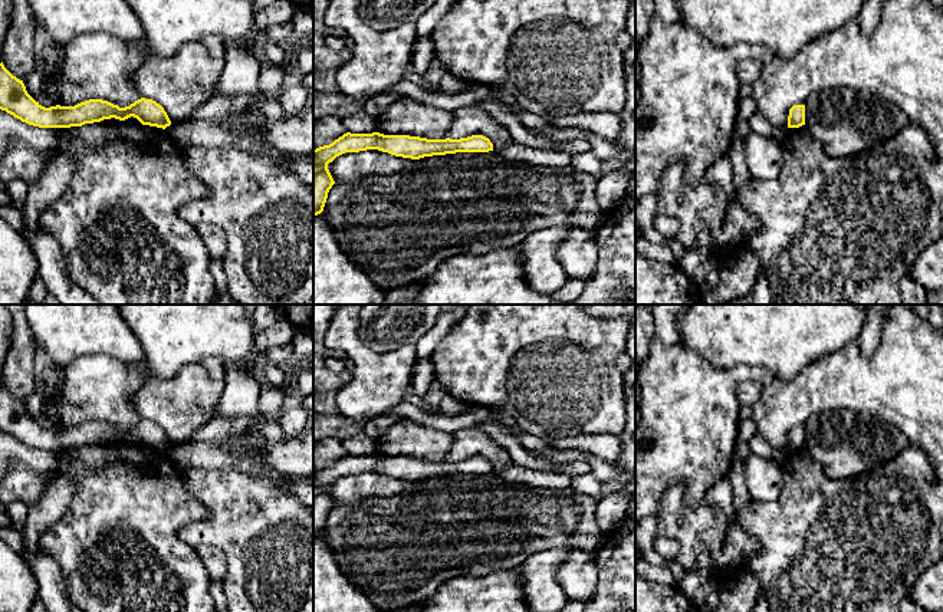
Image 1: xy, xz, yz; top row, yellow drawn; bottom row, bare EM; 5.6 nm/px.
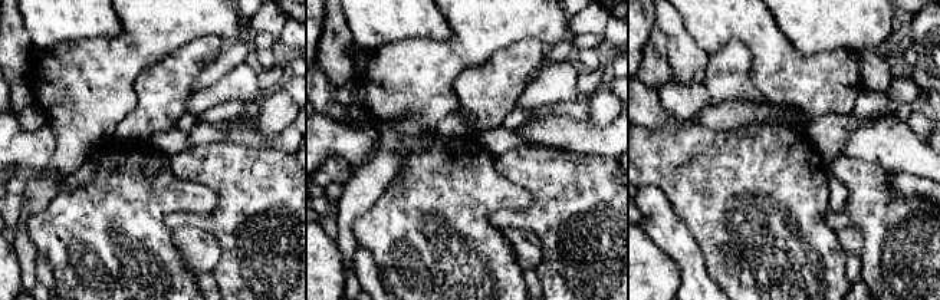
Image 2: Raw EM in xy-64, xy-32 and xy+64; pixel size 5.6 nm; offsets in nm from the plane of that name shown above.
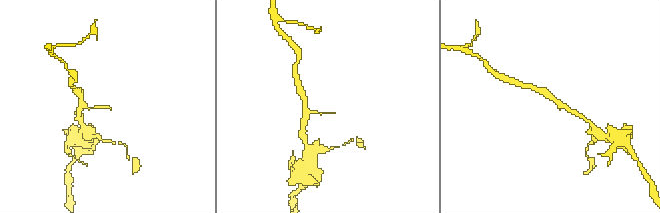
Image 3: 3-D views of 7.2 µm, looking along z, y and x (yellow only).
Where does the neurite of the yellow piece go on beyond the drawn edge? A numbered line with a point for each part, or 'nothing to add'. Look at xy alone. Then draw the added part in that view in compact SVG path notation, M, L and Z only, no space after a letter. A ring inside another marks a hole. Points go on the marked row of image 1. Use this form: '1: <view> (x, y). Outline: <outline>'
nothing to add

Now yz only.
nothing to add

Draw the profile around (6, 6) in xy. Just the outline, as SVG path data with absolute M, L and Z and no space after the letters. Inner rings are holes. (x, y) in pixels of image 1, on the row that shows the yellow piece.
M0 0L0 63L3 60L3 42L12 22L13 0Z

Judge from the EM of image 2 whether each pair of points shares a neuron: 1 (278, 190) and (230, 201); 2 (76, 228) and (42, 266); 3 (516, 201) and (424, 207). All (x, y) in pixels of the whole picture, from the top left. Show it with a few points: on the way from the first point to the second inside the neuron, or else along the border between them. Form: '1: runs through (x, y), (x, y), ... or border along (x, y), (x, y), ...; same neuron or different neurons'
1: runs through (266, 201), (242, 201); same neuron
2: border along (38, 253), (46, 260), (56, 284); different neurons
3: runs through (493, 200), (447, 200); same neuron

